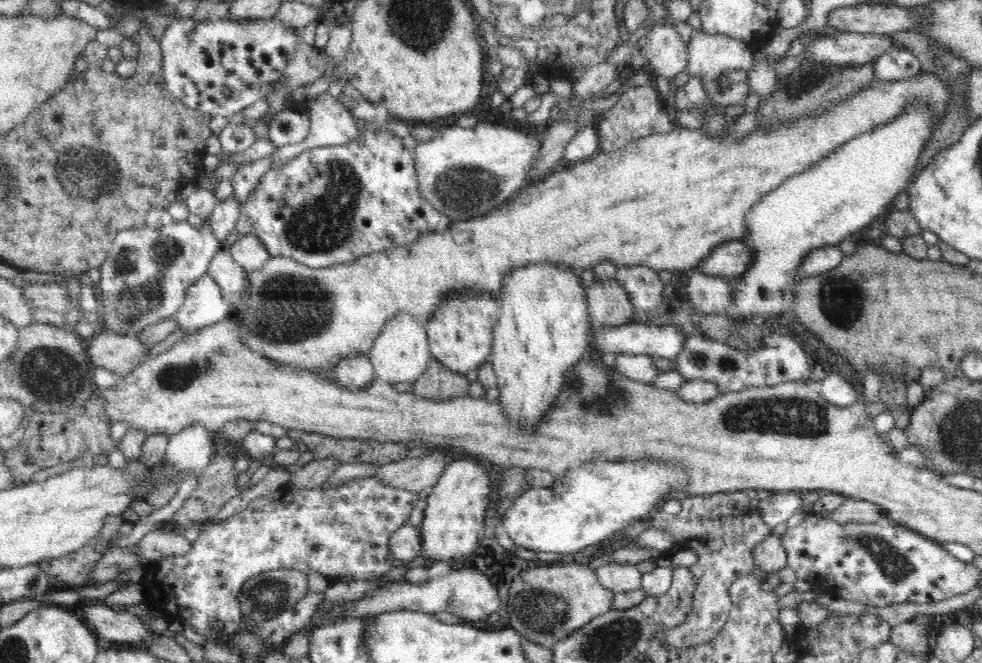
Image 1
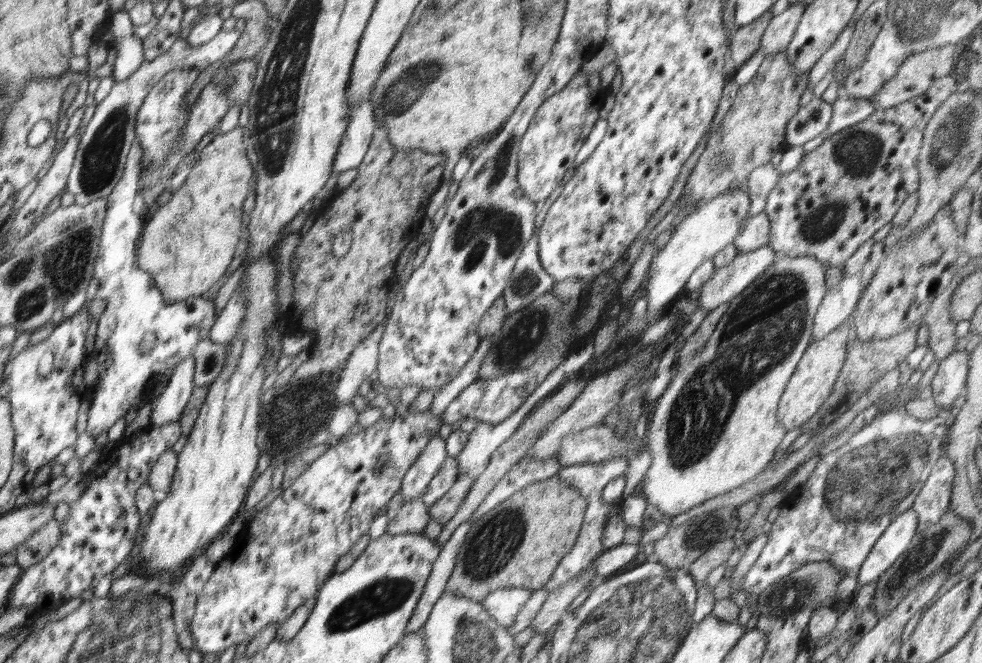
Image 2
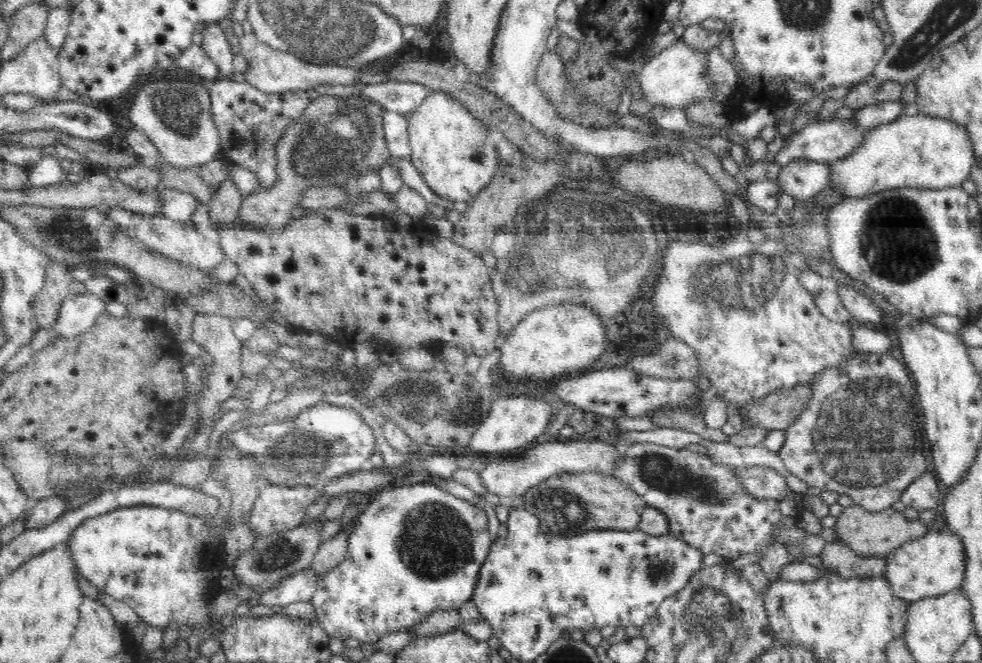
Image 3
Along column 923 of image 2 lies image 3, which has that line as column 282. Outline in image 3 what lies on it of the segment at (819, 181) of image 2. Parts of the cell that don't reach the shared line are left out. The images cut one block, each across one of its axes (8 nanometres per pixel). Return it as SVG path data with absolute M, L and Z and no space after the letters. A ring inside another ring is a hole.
M218 78L217 80L202 80L211 99L212 117L216 129L220 133L220 157L226 159L231 166L246 167L256 173L260 188L272 187L278 181L276 152L277 143L283 138L285 131L293 121L304 120L305 109L312 100L319 96L339 96L343 99L364 100L364 84L320 84L310 90L298 92L266 93L260 92L249 82L236 82L232 78Z

